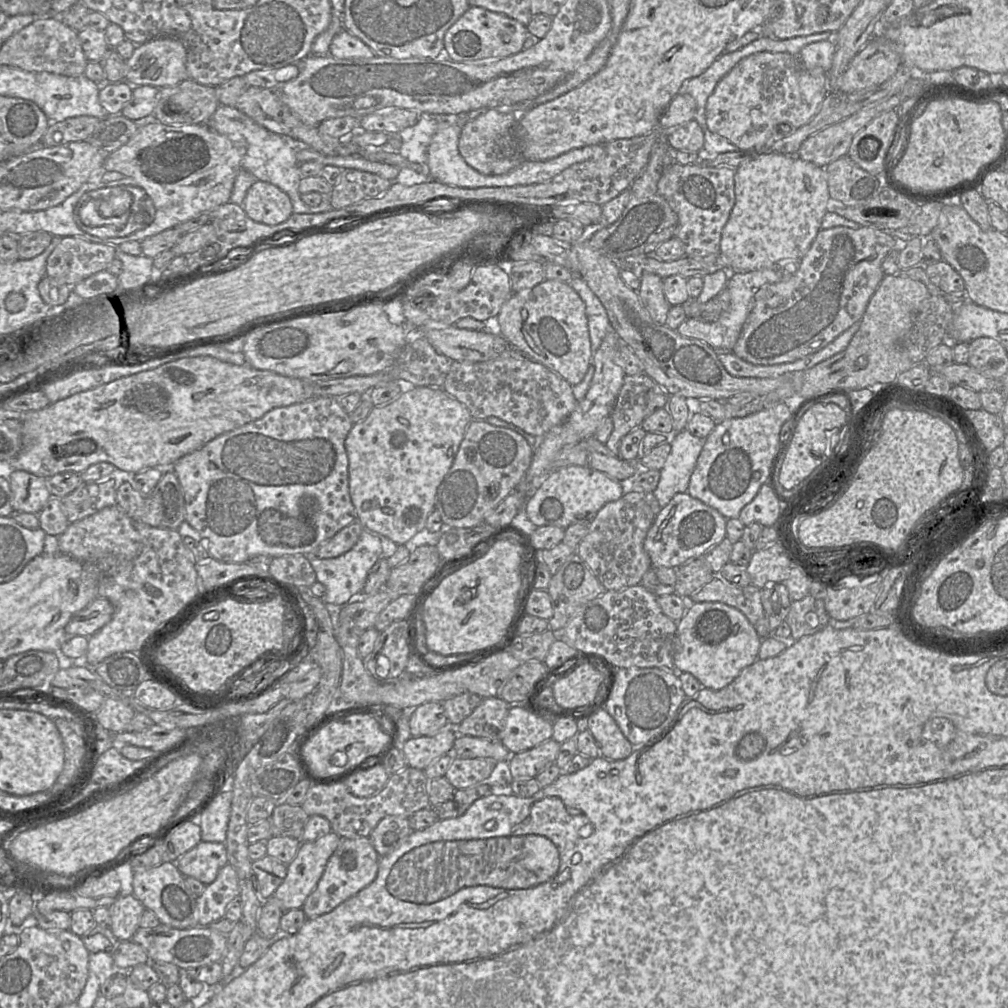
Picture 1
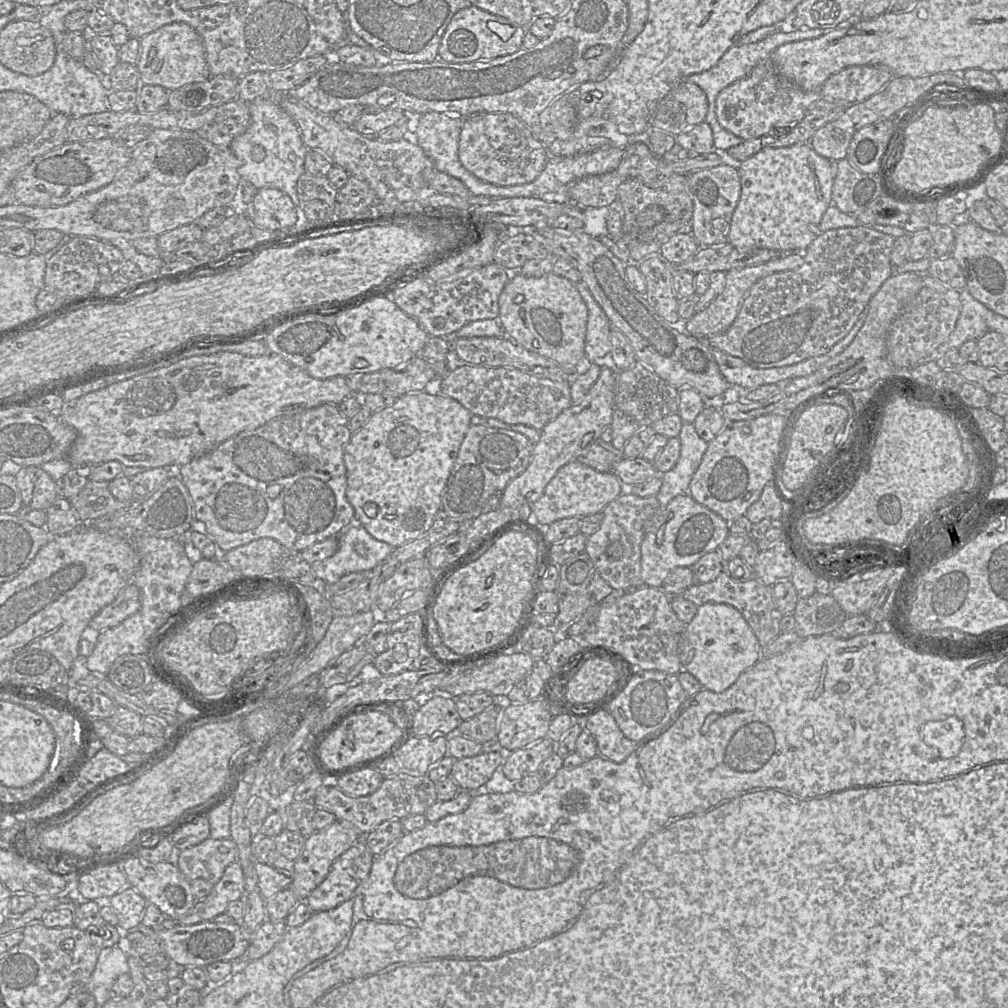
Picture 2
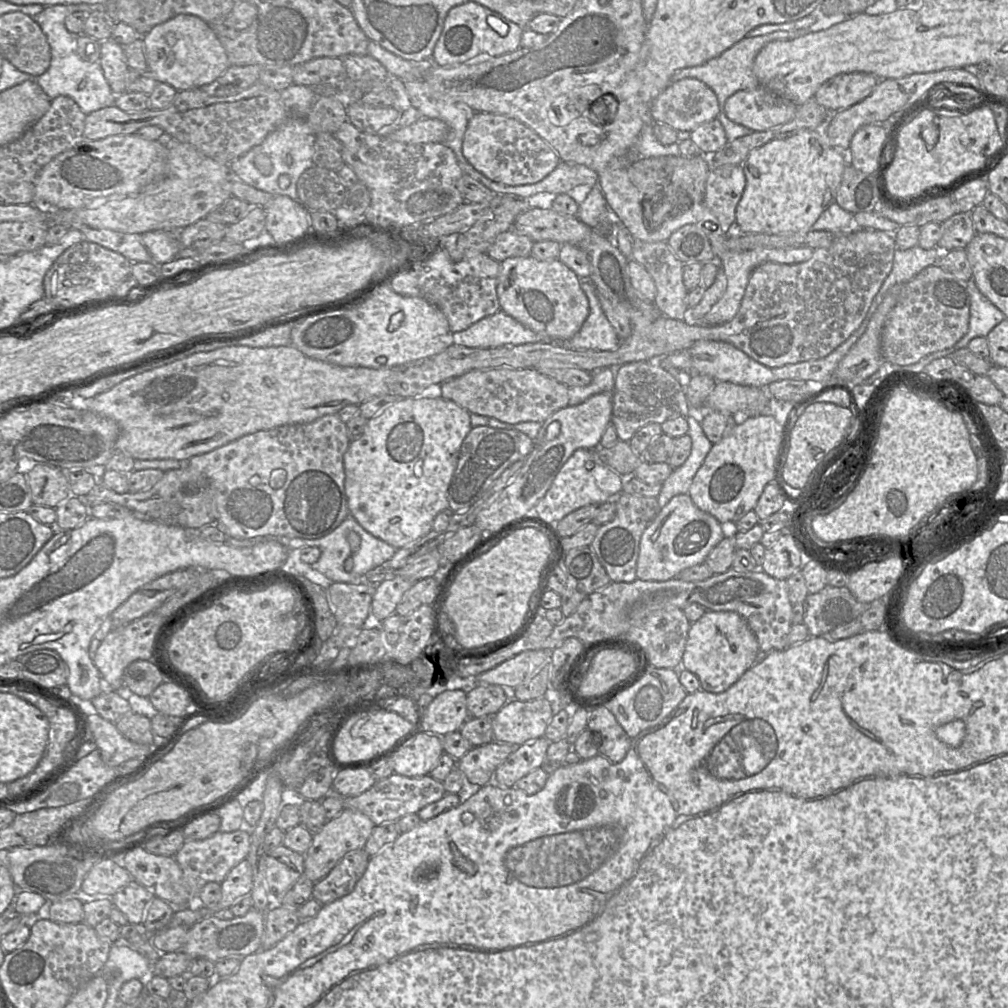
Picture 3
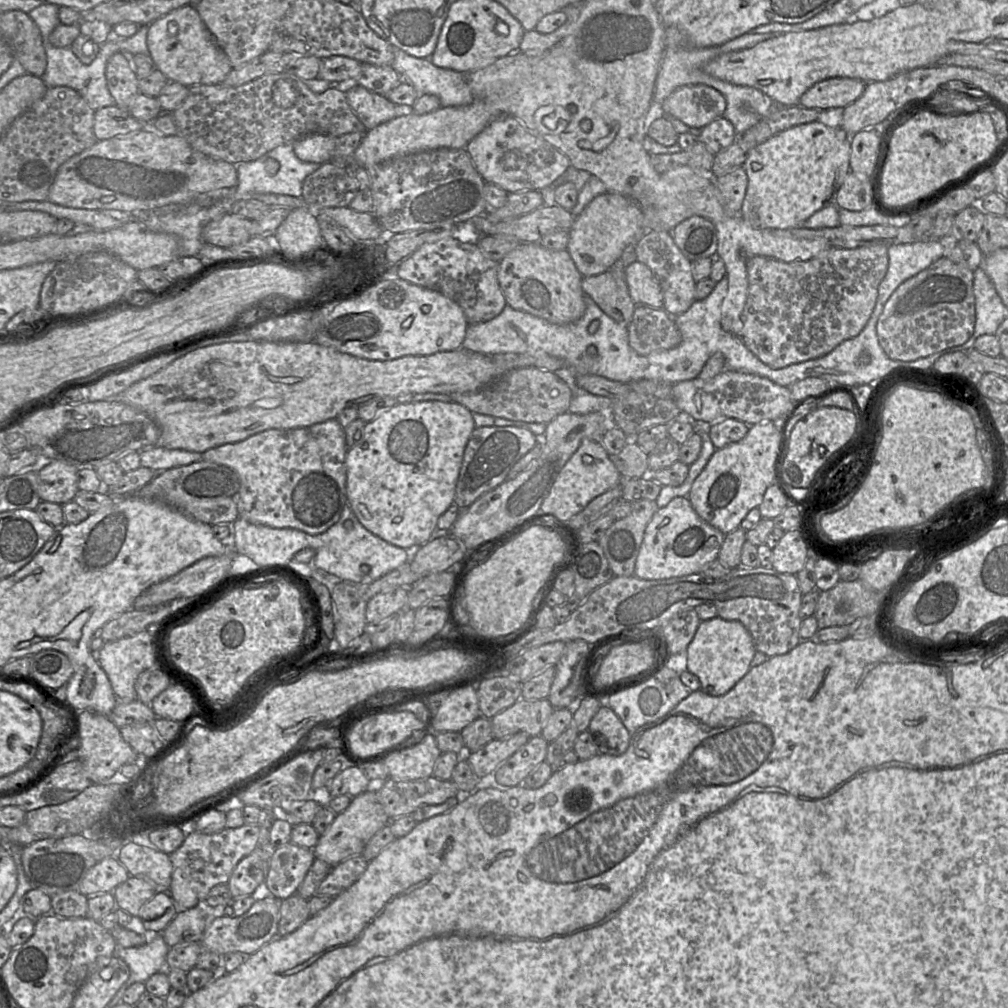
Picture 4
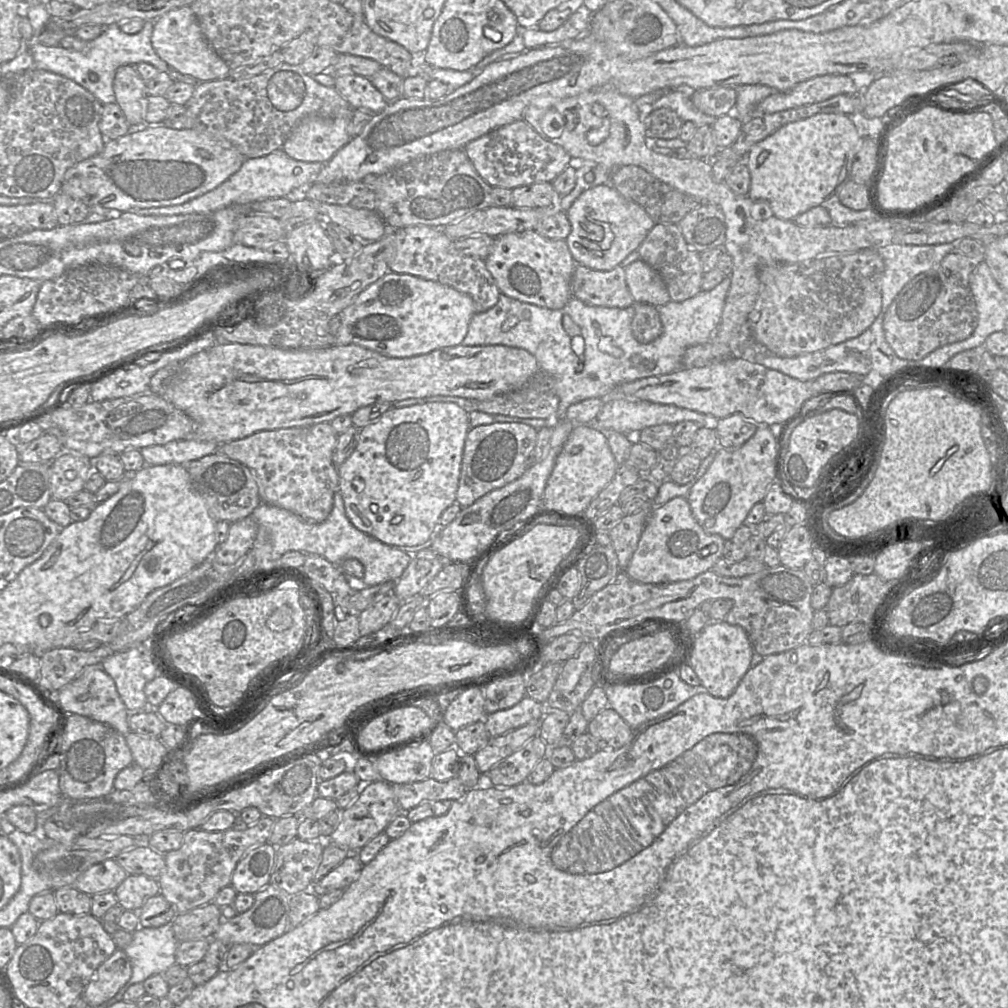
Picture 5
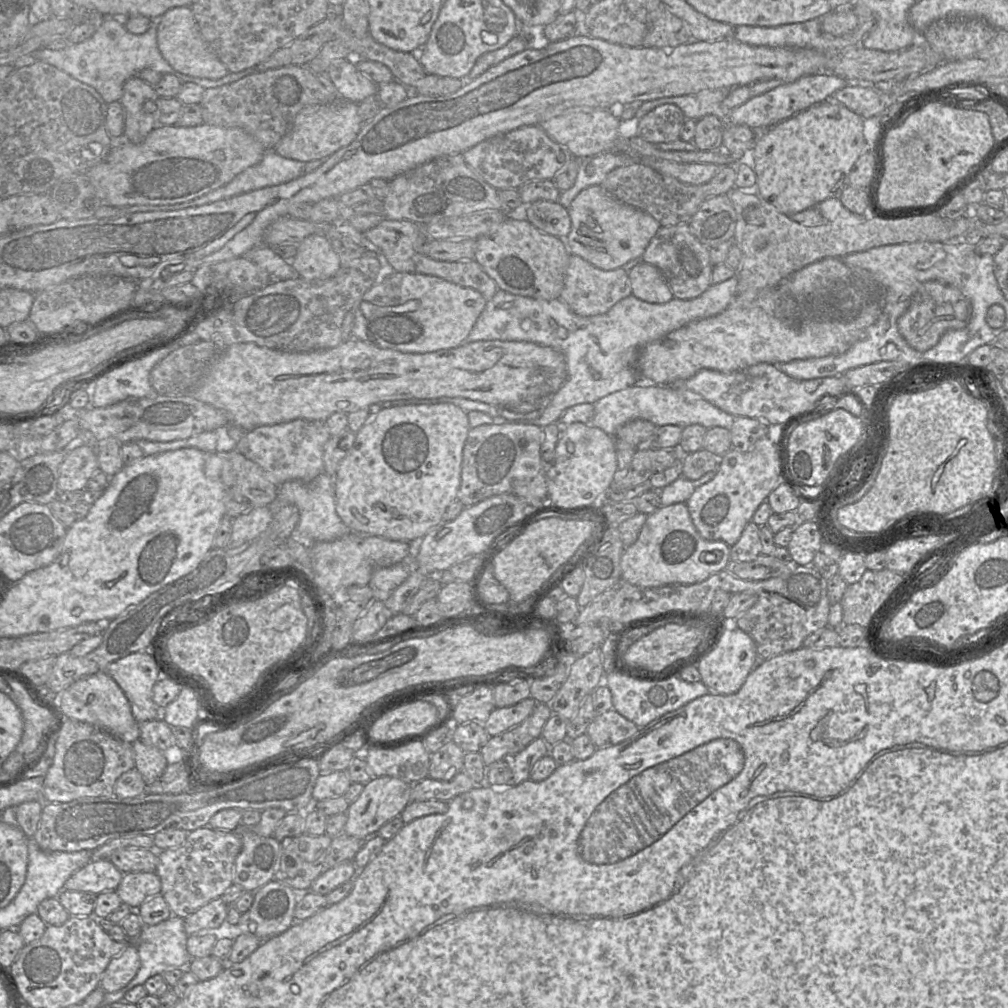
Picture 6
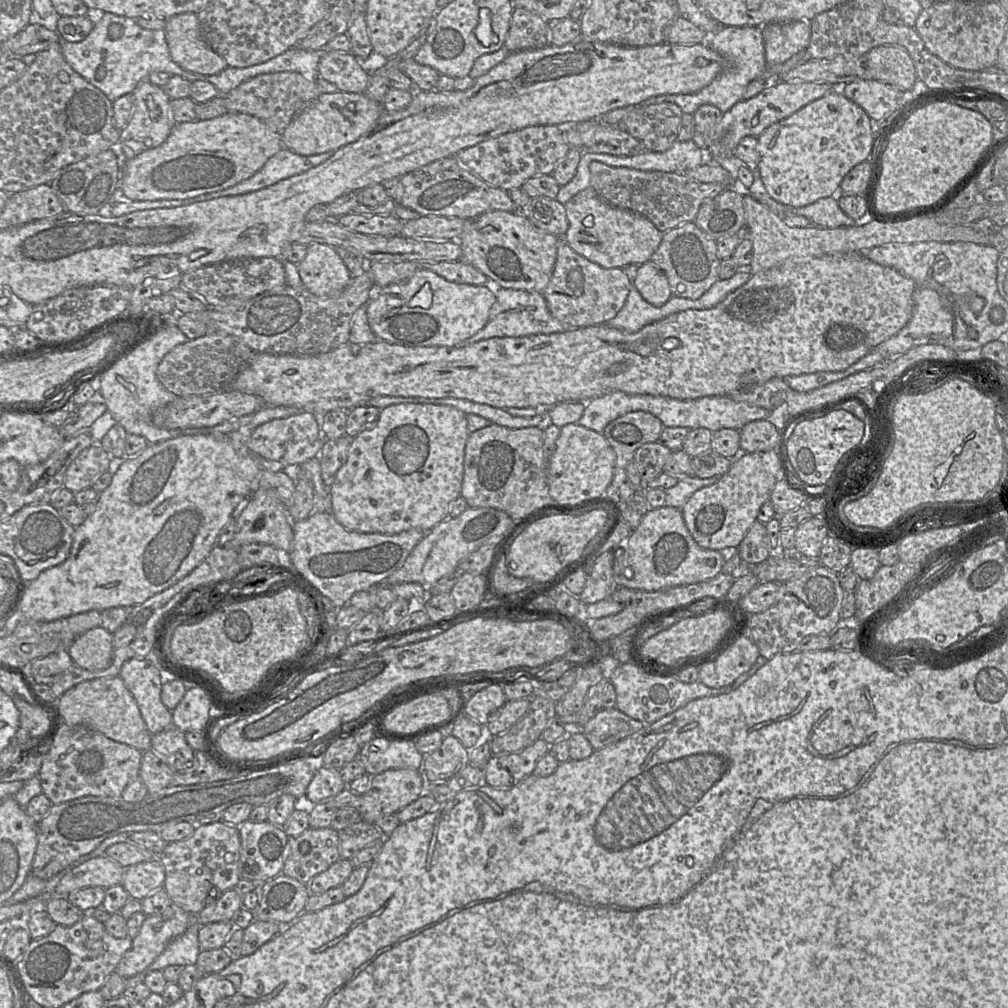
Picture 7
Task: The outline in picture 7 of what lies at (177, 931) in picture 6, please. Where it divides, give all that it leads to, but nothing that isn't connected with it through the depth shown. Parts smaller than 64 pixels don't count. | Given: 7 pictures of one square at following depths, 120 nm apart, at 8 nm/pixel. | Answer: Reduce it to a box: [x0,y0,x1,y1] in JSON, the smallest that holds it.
[125,915,200,988]

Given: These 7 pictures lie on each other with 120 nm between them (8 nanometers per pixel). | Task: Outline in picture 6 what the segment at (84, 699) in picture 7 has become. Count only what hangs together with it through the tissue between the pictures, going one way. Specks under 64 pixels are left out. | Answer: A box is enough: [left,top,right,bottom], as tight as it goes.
[57,672,140,743]

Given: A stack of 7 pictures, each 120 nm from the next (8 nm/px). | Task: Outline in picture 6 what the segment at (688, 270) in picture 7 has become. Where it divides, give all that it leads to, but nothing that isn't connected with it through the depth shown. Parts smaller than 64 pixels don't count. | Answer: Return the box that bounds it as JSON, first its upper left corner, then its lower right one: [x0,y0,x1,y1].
[642,223,713,299]

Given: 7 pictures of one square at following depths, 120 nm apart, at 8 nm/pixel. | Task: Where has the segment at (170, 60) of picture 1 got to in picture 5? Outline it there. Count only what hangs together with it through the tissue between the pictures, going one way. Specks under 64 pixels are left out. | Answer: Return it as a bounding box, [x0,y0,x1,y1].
[152,6,230,81]

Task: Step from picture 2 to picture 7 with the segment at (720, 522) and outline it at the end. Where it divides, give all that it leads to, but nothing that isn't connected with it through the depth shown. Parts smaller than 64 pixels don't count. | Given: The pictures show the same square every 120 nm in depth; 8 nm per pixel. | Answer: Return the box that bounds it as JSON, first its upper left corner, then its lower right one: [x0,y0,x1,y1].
[613,506,724,591]

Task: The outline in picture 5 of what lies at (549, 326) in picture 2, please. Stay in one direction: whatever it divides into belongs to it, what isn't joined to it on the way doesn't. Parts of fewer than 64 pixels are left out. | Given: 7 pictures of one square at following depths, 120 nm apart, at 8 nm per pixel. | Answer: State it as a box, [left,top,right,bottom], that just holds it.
[484,230,577,310]

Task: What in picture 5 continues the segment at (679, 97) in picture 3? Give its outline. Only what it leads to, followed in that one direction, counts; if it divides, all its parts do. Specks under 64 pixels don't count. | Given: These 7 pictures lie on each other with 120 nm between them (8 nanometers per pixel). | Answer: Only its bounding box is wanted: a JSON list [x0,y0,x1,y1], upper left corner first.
[691,87,737,118]

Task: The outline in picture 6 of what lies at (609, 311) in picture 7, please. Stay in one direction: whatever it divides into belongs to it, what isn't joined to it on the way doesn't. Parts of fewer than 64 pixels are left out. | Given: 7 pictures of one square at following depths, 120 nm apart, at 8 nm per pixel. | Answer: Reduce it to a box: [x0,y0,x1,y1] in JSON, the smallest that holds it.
[558,254,631,316]

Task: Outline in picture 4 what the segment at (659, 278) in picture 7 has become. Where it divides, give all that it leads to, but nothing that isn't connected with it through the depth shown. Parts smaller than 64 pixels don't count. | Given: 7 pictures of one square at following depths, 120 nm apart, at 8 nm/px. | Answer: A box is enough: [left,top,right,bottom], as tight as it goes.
[624,260,663,308]

